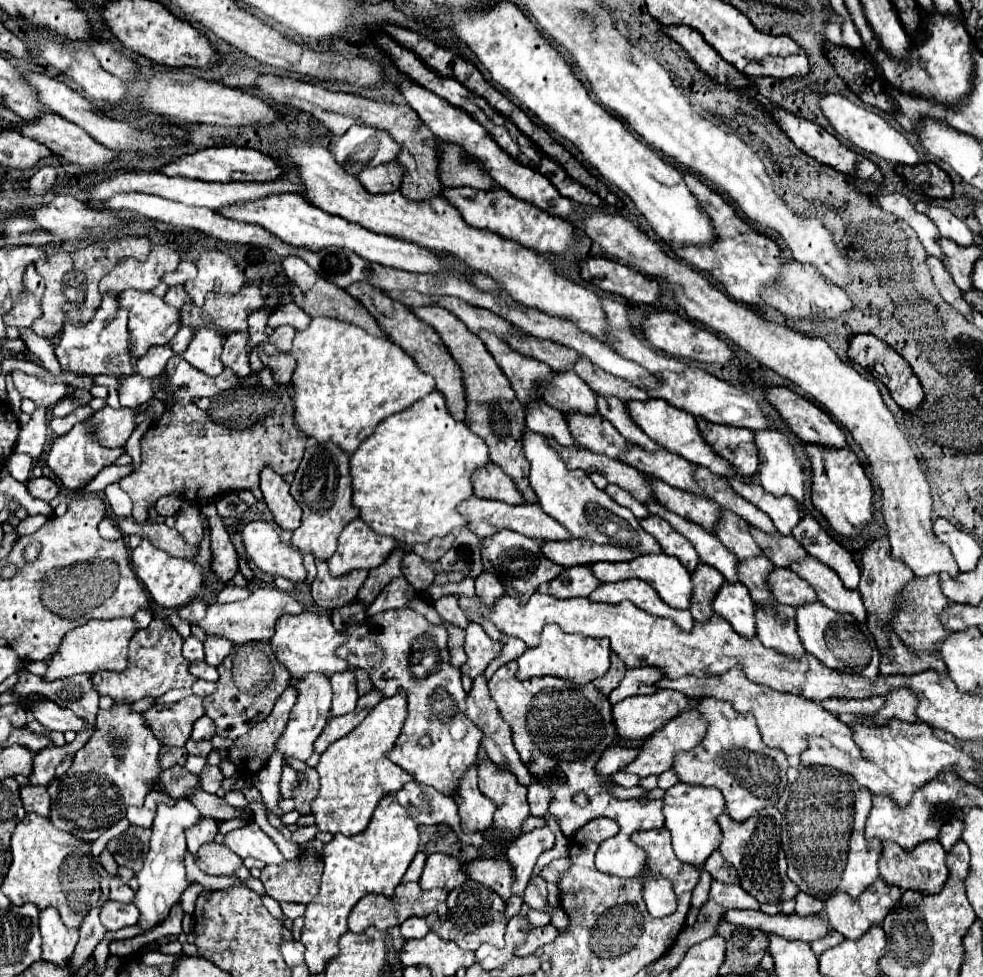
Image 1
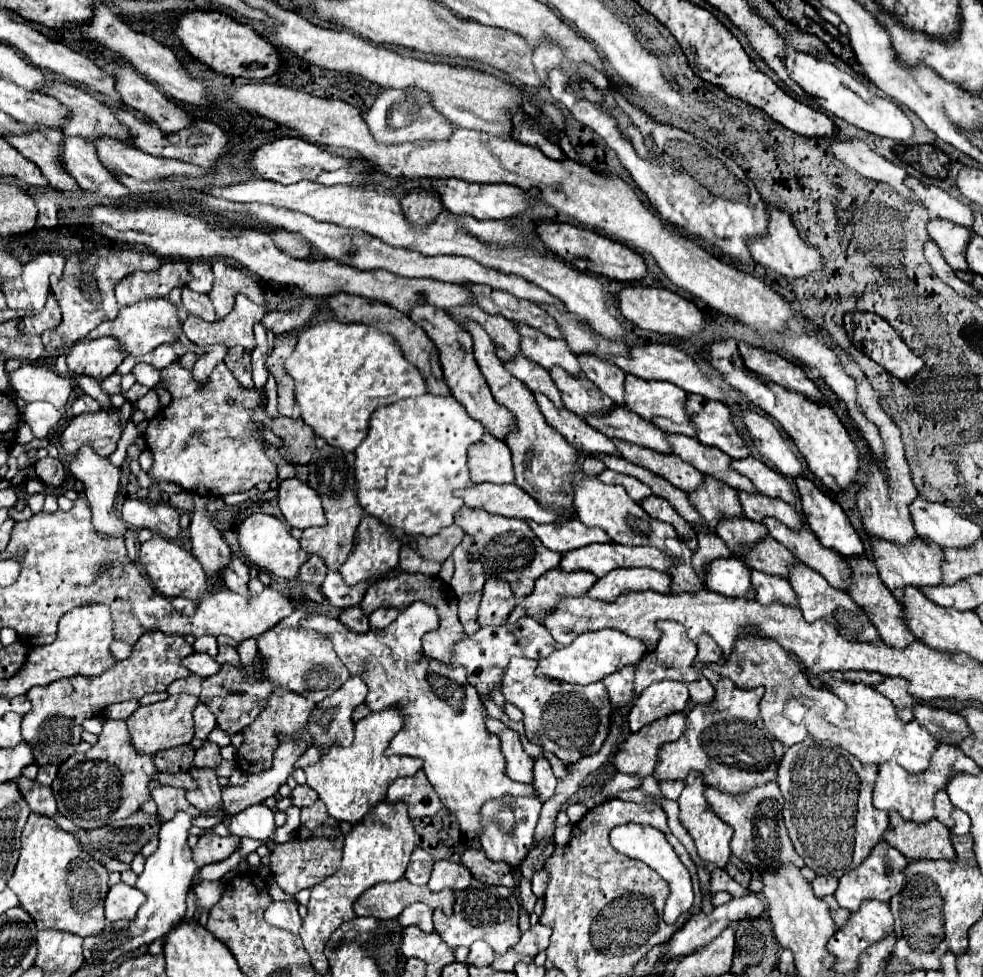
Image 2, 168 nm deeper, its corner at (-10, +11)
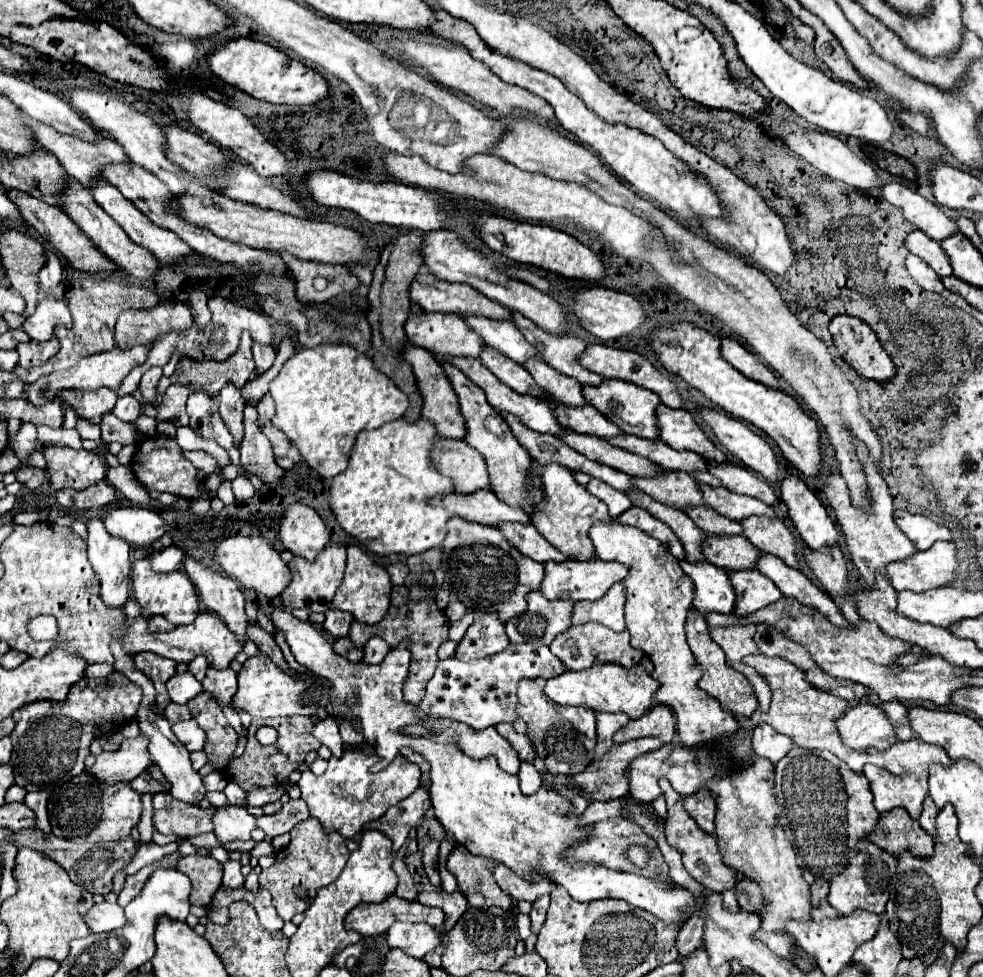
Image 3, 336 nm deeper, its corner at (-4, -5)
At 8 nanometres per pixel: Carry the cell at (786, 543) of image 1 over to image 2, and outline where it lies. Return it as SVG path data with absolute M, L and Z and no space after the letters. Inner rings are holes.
M738 492L738 496L740 496L740 504L744 504L744 514L754 522L762 522L764 518L776 518L790 530L800 530L804 526L800 514L784 500L768 498L764 494L744 496L744 492Z

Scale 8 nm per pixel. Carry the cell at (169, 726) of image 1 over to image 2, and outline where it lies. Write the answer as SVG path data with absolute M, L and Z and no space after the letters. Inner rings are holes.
M176 694L168 696L164 702L156 702L150 706L140 706L128 720L128 730L130 730L130 740L132 746L142 752L142 754L156 754L166 748L190 744L194 738L194 718L192 712L200 704L200 700L192 694Z

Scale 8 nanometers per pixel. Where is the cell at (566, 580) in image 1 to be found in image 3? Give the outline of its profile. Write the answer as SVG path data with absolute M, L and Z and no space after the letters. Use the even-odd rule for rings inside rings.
M540 592L526 596L528 610L506 622L506 634L512 644L546 644L570 628L570 600L546 600Z

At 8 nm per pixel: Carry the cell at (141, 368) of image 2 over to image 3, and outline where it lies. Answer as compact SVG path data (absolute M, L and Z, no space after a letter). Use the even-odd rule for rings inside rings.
M244 332L244 334L242 334L242 340L240 340L240 348L238 348L238 352L236 352L230 360L226 360L226 362L212 362L212 360L194 362L194 360L188 360L188 358L182 358L182 360L178 362L178 372L174 372L172 378L162 376L160 379L157 388L158 398L156 399L156 406L160 404L168 386L171 384L192 386L192 388L190 388L192 392L202 390L202 392L206 392L208 396L218 394L226 384L232 384L232 386L236 386L236 388L242 388L242 386L250 380L250 376L252 376L252 372L254 372L254 358L252 358L252 350L250 350L250 348L252 348L250 334Z

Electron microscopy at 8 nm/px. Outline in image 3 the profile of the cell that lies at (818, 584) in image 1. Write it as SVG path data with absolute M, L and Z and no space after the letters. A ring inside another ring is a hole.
M748 516L740 520L740 526L744 538L748 538L758 550L774 554L782 558L788 566L798 568L796 540L792 538L792 532L782 524L782 520L766 516Z

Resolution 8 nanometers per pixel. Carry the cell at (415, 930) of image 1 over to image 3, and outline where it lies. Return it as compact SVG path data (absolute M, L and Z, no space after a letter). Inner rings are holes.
M396 922L388 930L388 946L400 948L408 956L424 958L430 950L440 946L440 932L430 928L428 924L410 924L410 922Z

